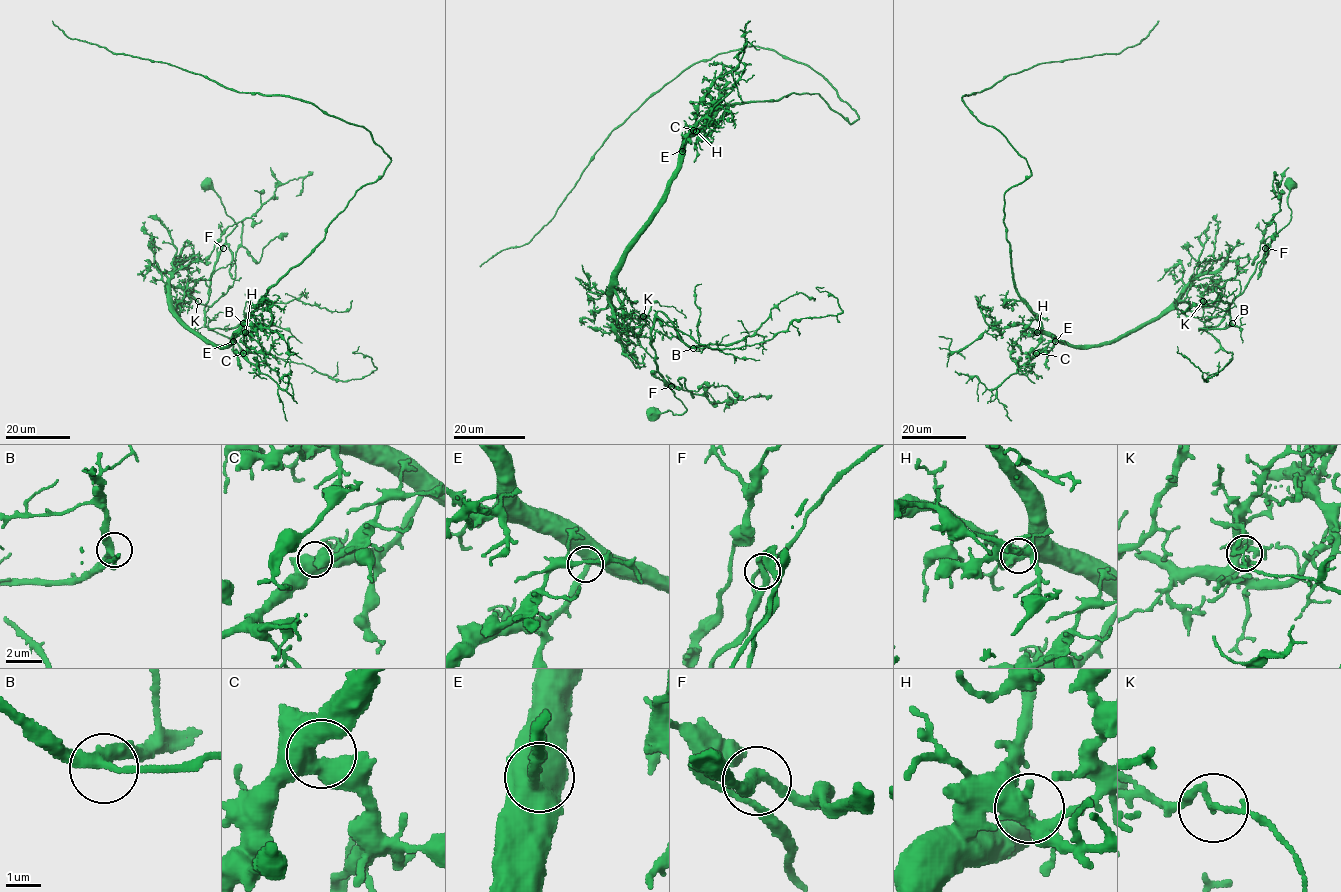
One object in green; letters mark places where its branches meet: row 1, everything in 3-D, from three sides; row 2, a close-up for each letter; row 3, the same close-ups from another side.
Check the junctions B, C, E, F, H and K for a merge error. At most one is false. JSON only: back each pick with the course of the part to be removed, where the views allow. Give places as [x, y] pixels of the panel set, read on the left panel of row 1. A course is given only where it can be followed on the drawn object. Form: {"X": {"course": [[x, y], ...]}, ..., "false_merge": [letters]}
{"K": {"course": [[198, 301], [208, 306], [205, 325], [246, 352], [332, 379], [376, 368], [352, 353], [359, 346]]}, "false_merge": ["K"]}

